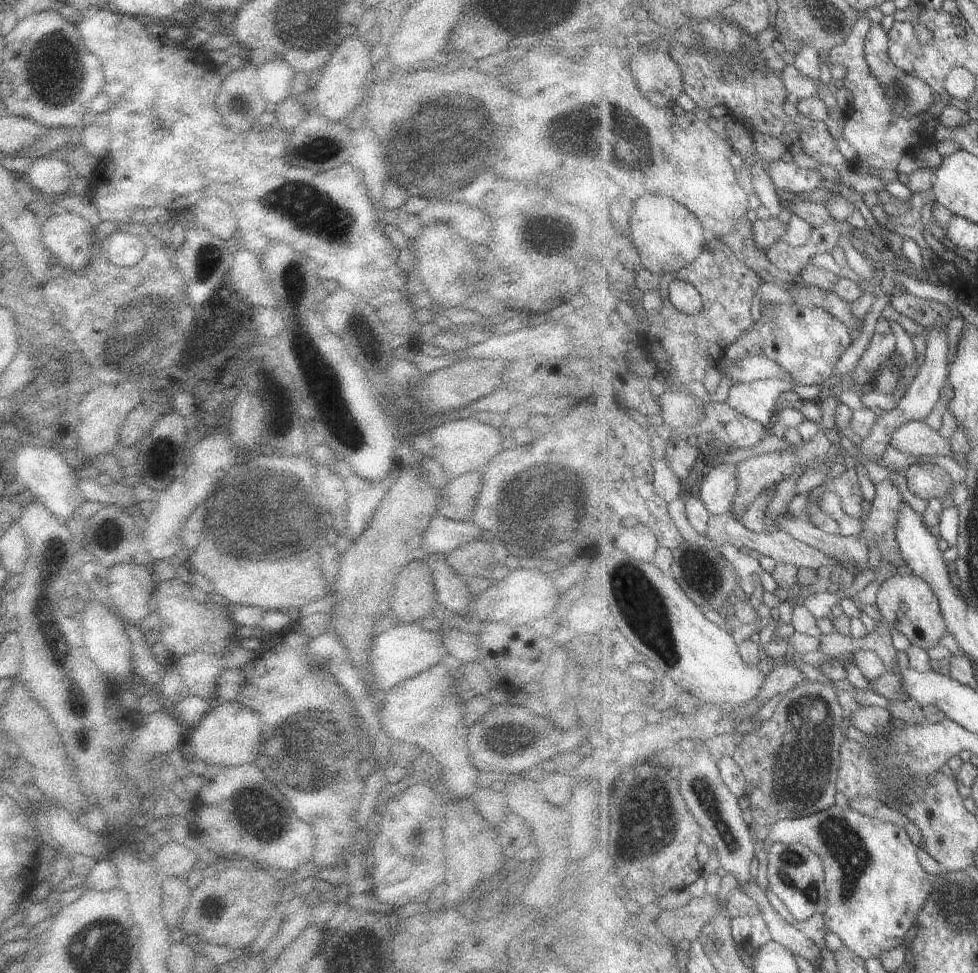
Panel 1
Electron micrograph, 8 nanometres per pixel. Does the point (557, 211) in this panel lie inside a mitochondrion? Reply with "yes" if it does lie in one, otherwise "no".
no

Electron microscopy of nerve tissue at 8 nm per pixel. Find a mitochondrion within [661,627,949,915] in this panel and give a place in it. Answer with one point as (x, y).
(845, 844)

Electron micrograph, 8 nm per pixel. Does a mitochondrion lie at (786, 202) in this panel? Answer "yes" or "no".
no

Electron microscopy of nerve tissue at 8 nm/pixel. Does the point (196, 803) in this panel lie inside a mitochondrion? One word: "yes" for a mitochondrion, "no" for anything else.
no

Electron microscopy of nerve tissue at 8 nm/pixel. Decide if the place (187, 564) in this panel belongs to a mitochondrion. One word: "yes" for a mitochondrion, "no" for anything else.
no

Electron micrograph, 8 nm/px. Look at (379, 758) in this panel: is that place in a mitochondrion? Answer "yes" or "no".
no

